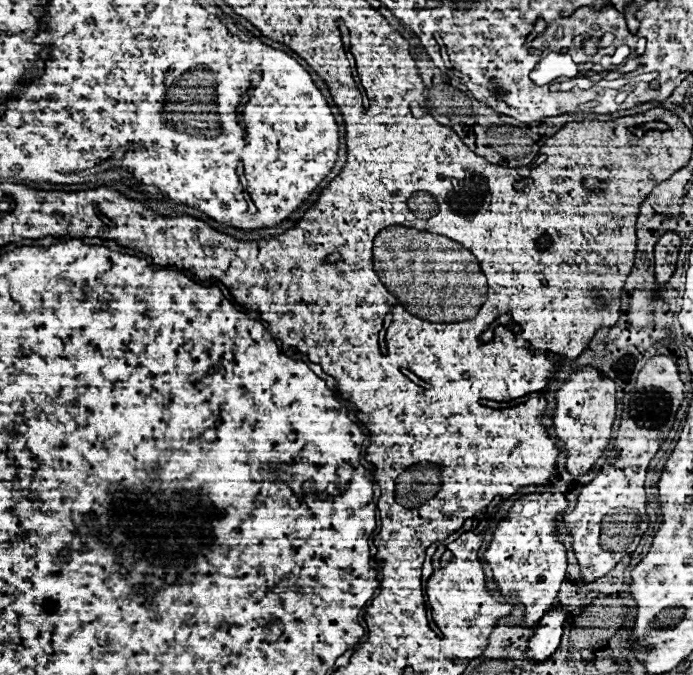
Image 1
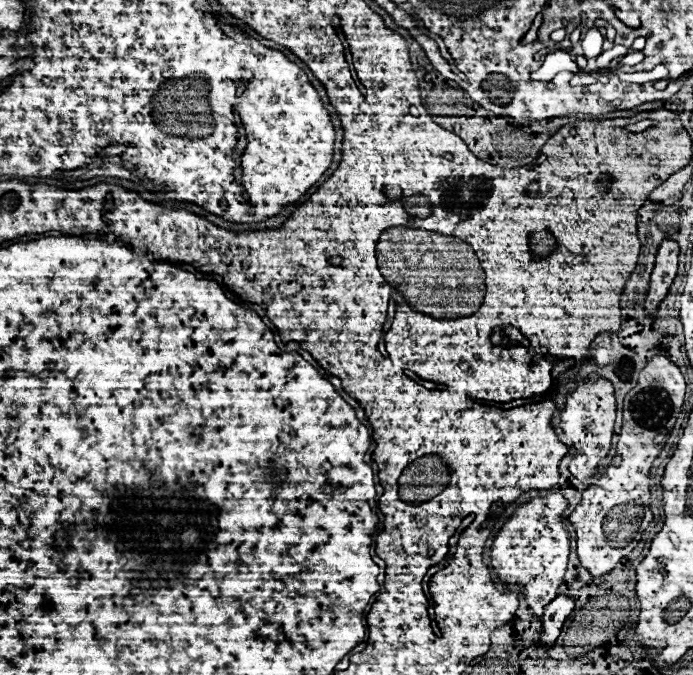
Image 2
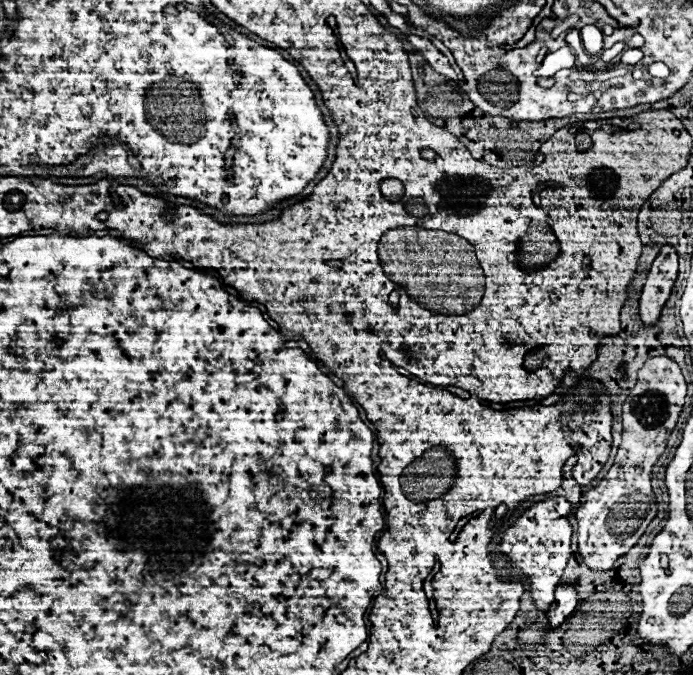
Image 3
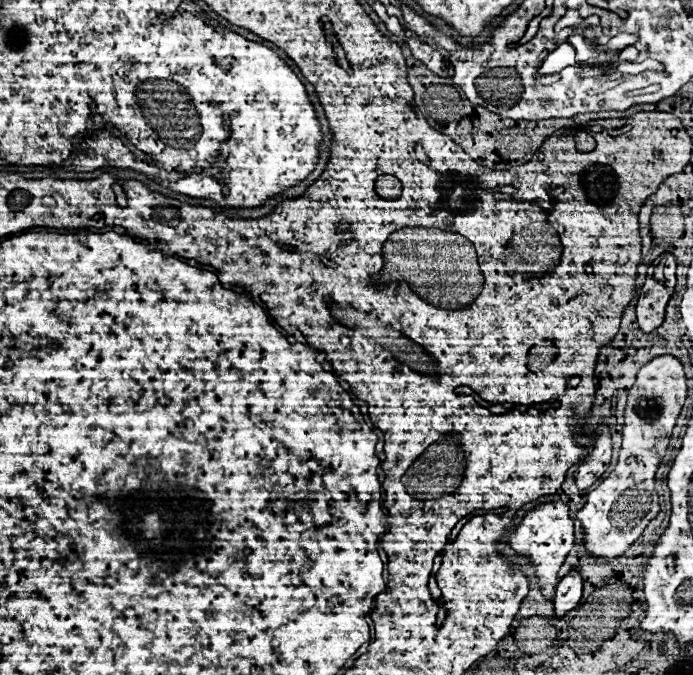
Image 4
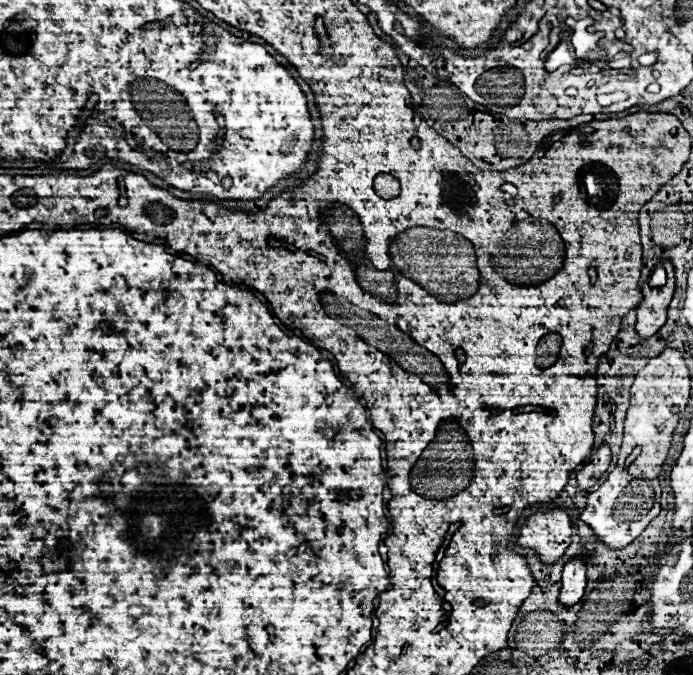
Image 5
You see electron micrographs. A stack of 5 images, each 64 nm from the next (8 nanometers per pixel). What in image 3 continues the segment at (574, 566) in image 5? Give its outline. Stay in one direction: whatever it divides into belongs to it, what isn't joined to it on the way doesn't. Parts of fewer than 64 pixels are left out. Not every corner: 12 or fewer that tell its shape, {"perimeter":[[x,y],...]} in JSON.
{"perimeter":[[558,584],[548,624],[560,626],[578,604],[574,584]]}

